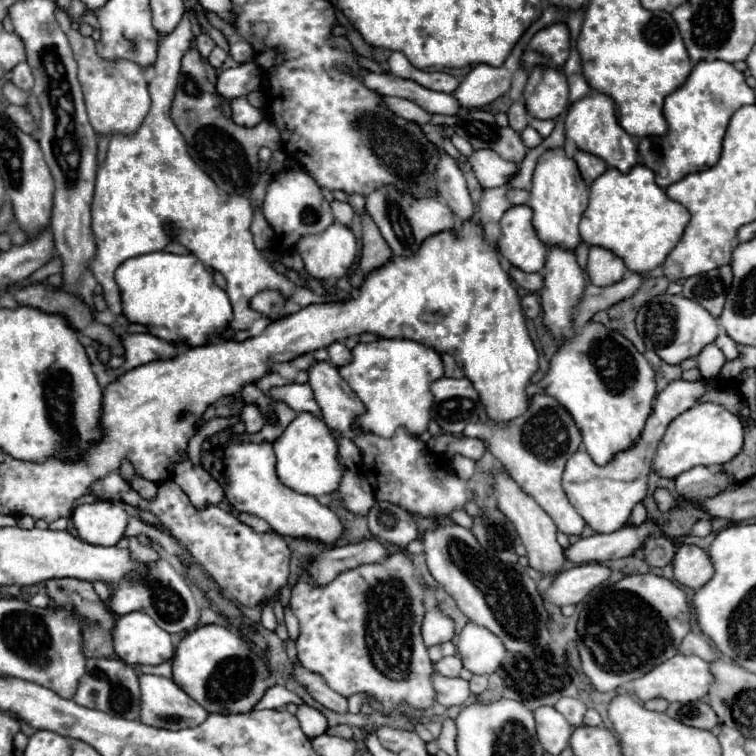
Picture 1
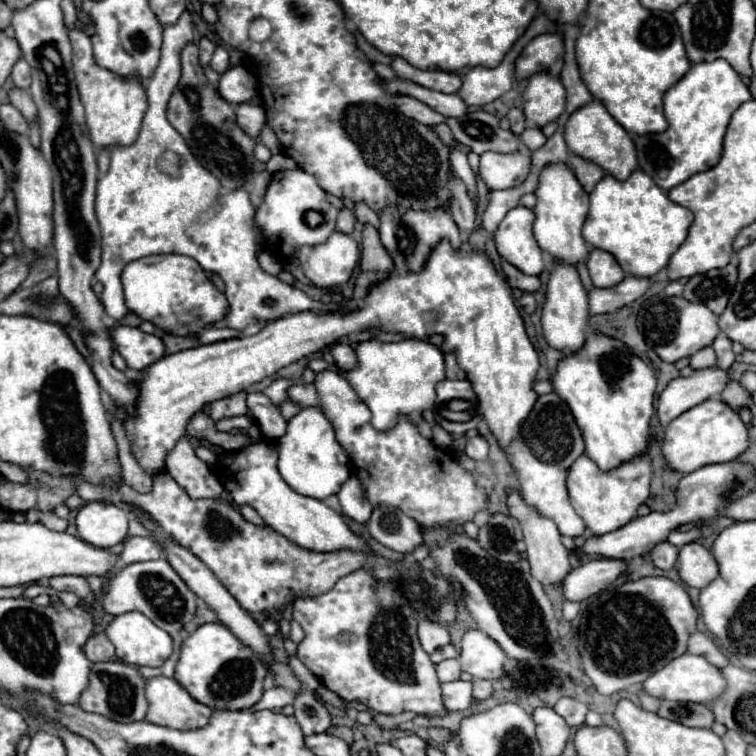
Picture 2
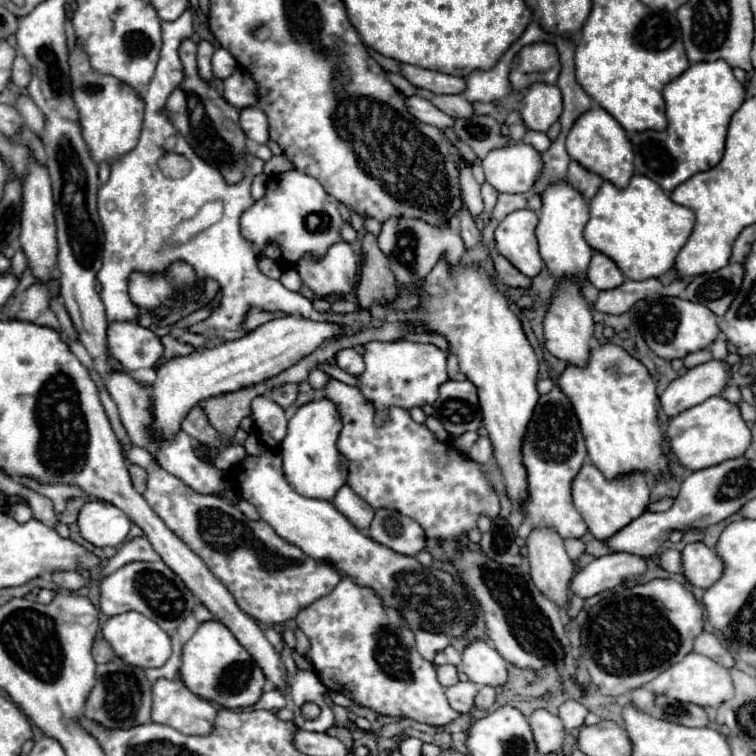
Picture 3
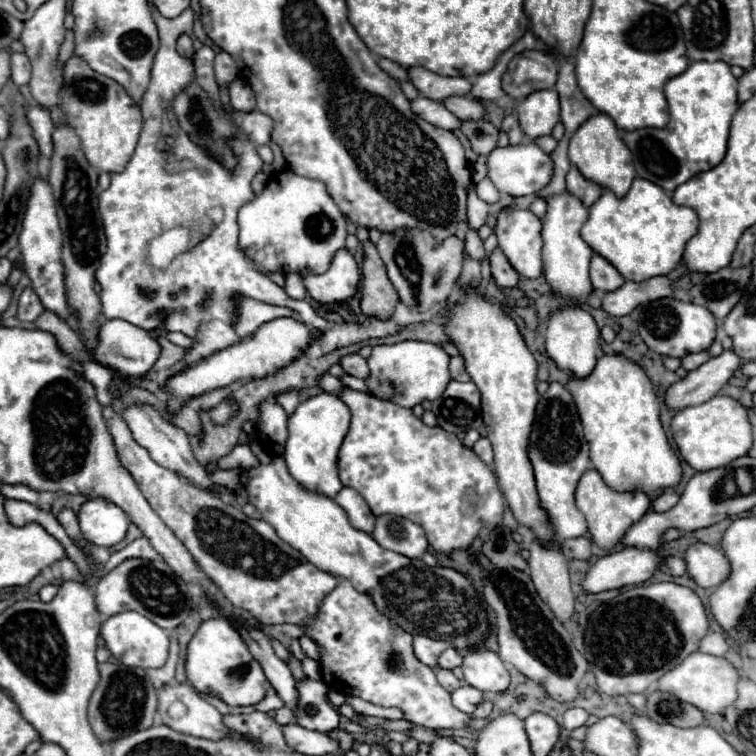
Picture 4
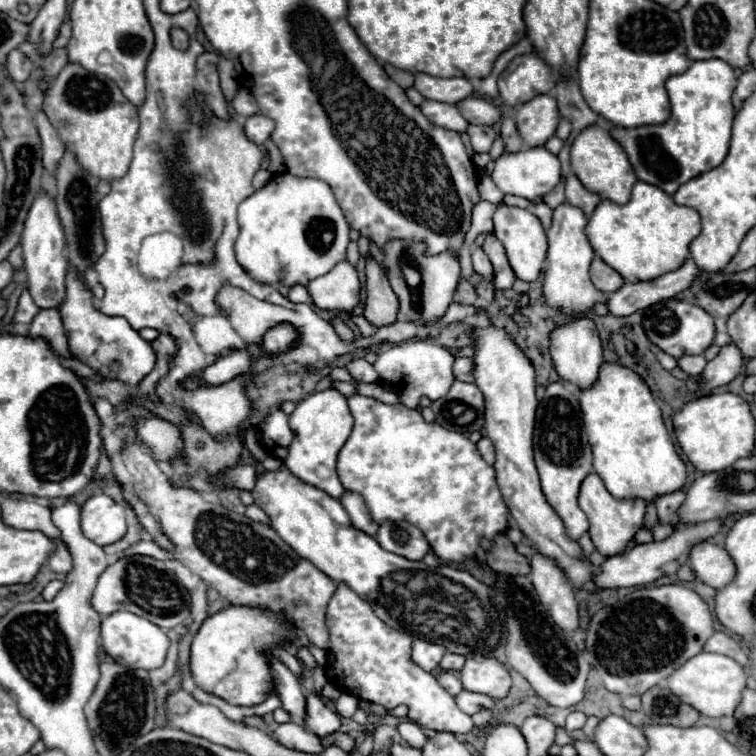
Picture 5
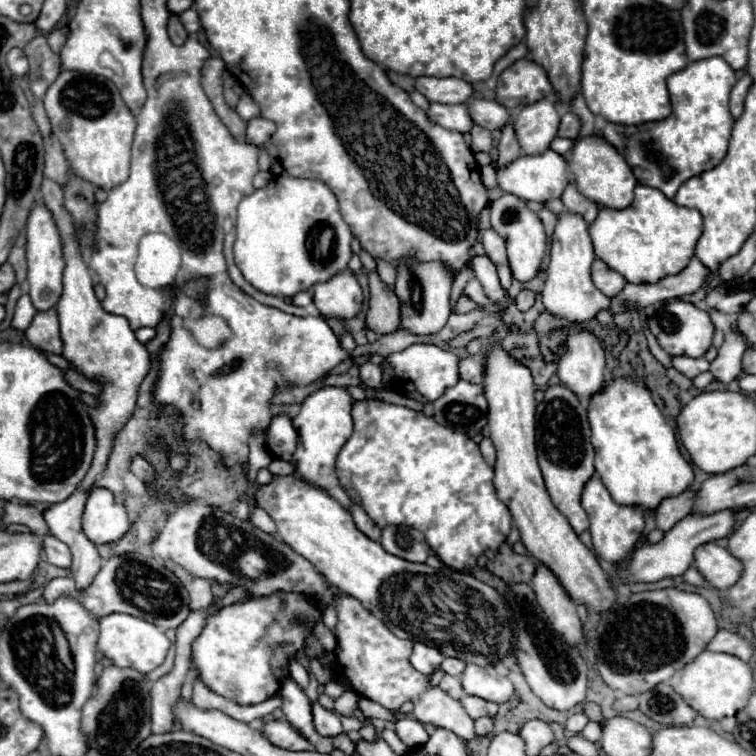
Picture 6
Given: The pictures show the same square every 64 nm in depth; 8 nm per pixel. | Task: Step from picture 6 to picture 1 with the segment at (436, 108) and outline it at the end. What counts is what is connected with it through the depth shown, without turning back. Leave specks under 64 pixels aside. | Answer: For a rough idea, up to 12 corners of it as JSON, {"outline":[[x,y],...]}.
{"outline":[[388,98],[394,114],[416,124],[428,124],[432,118],[424,108],[406,98]]}

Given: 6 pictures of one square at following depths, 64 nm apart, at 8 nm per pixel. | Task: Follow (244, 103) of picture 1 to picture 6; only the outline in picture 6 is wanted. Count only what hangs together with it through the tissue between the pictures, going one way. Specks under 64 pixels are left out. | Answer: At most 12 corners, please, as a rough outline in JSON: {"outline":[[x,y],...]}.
{"outline":[[266,118],[248,120],[246,142],[262,146],[276,130]]}

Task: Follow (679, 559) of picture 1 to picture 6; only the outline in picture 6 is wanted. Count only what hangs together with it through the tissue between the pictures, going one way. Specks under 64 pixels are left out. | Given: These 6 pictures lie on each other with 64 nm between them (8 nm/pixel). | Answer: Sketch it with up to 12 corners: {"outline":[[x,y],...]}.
{"outline":[[698,546],[694,566],[718,590],[742,576],[728,548]]}

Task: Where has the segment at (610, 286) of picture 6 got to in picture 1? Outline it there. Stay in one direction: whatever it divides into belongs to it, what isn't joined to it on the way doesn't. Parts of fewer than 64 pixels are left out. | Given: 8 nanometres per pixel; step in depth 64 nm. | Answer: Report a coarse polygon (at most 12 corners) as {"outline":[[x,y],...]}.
{"outline":[[592,246],[588,276],[594,286],[612,286],[626,274],[610,250]]}

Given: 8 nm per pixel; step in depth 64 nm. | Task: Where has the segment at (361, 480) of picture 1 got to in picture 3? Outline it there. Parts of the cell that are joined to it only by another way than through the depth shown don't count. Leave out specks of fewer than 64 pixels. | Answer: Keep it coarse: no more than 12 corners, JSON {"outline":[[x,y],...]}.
{"outline":[[350,486],[334,506],[358,528],[368,530],[374,510]]}

